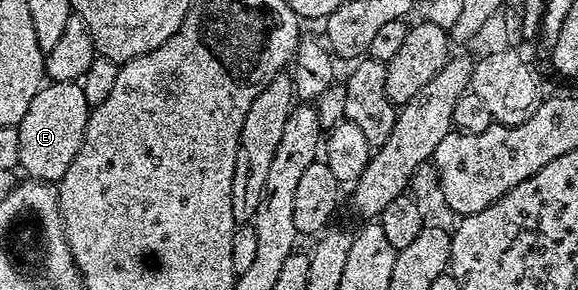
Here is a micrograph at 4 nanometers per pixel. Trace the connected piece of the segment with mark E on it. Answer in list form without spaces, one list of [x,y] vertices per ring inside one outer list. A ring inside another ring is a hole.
[[[44,83],[33,102],[29,102],[29,110],[25,110],[25,118],[21,118],[17,126],[21,138],[19,168],[27,171],[26,175],[33,180],[60,180],[65,170],[69,170],[73,158],[77,158],[77,150],[81,150],[88,111],[82,83]]]

